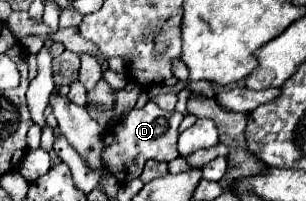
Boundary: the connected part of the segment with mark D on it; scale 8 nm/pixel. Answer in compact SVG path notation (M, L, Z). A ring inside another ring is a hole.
M149 101L143 109L131 109L125 119L117 119L111 129L105 129L103 135L102 161L120 183L129 182L141 175L145 163L149 159L155 161L171 161L179 157L177 153L177 135L183 115L177 111L163 111L159 105Z

